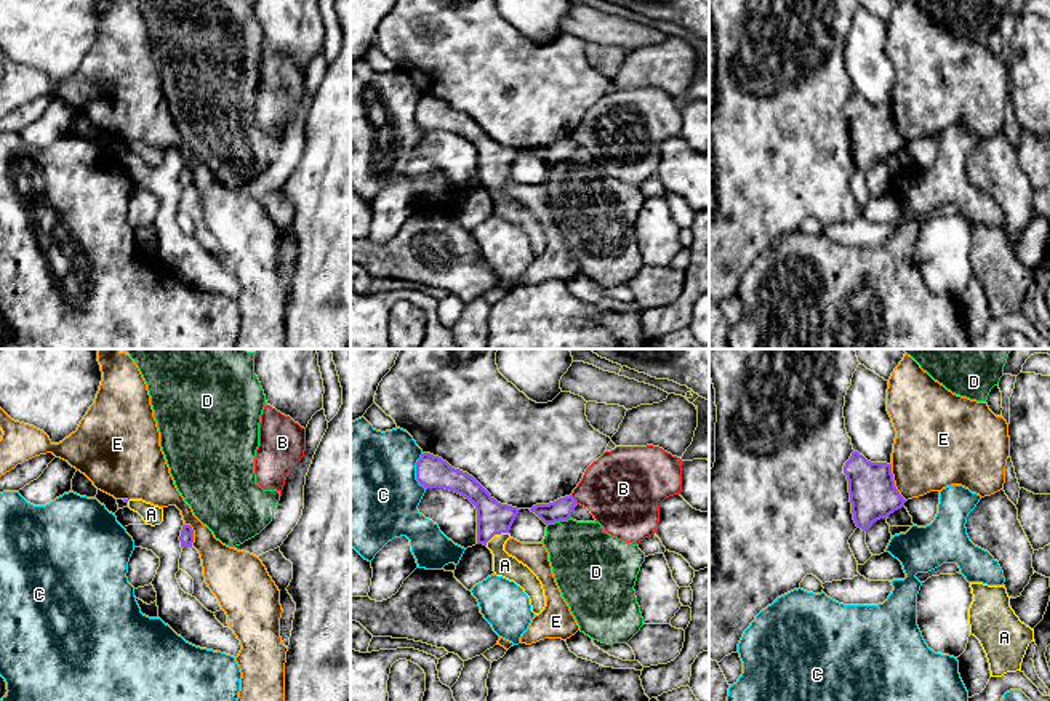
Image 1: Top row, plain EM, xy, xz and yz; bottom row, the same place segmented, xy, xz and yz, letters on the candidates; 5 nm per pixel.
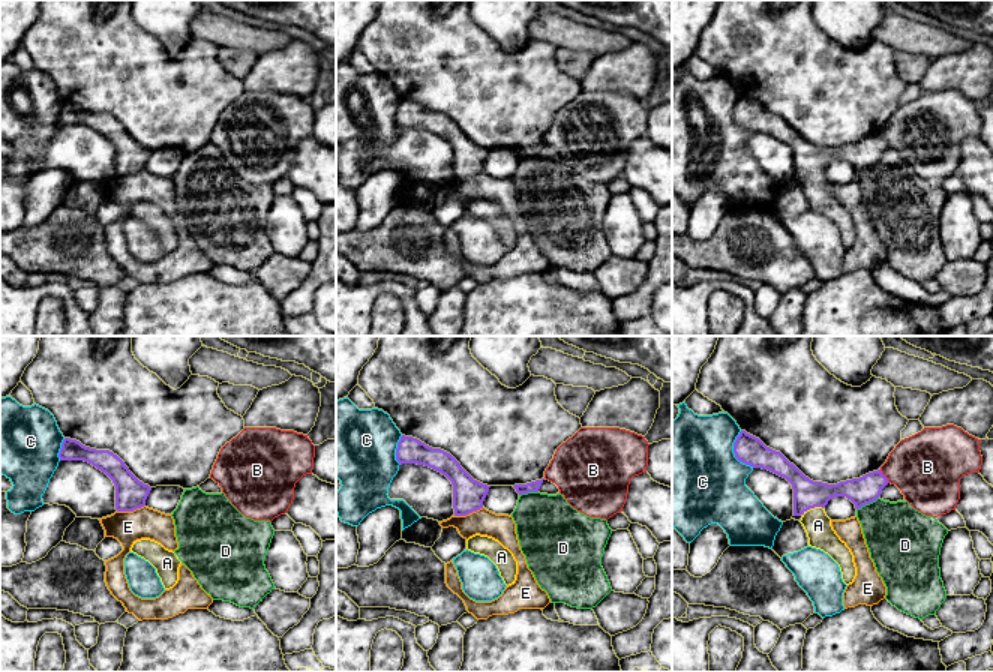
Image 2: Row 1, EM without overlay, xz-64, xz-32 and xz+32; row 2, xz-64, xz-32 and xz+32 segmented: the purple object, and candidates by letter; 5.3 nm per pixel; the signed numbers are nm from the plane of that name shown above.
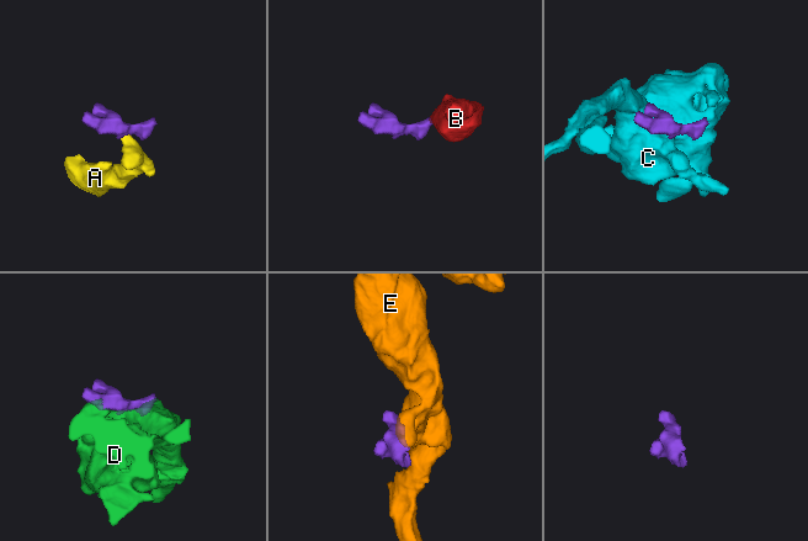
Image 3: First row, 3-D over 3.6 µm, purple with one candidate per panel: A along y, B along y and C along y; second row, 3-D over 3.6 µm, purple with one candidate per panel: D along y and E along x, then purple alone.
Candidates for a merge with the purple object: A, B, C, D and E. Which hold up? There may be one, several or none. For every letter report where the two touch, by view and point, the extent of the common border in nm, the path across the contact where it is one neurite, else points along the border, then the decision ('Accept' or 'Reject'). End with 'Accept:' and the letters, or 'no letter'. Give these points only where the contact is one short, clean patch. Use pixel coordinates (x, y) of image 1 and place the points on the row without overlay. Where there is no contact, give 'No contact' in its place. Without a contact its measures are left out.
A: Touches purple at xz (496, 175). Shared border 140 nm. Path across: xz (493, 159), (496, 175), (496, 191), (504, 207). Accept
B: Touches purple at xz (575, 141). Shared border 60 nm. Boundary: xz (570, 136), (578, 144). Reject
C: Touches purple at xz (416, 112). Shared border 190 nm. Reject
D: Touches purple at xz (559, 162). Shared border 130 nm. Boundary: xz (570, 159), (548, 167). Reject
E: Touches purple at yz (893, 124). Shared border 200 nm. Reject
Accept: A

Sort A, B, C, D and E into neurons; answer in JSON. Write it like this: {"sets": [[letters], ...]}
{"sets": [["A"], ["B"], ["C"], ["D"], ["E"]]}

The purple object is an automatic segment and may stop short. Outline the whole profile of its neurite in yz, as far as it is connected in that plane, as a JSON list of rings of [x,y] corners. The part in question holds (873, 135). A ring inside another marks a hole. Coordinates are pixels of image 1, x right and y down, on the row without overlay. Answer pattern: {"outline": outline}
{"outline": [[[853,93],[844,107],[844,115],[848,122],[853,162],[863,173],[904,149],[906,141],[895,128],[892,106],[871,104]]]}

